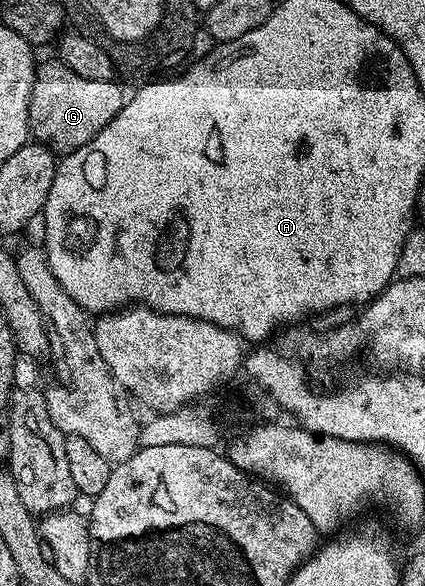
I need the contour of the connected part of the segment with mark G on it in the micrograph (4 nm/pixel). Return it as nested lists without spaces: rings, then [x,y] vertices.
[[[58,59],[41,60],[36,66],[36,78],[30,91],[28,104],[28,131],[39,144],[48,146],[53,153],[72,153],[78,147],[90,143],[118,115],[124,105],[126,93],[116,86],[115,80],[99,81],[82,79],[74,75]]]

